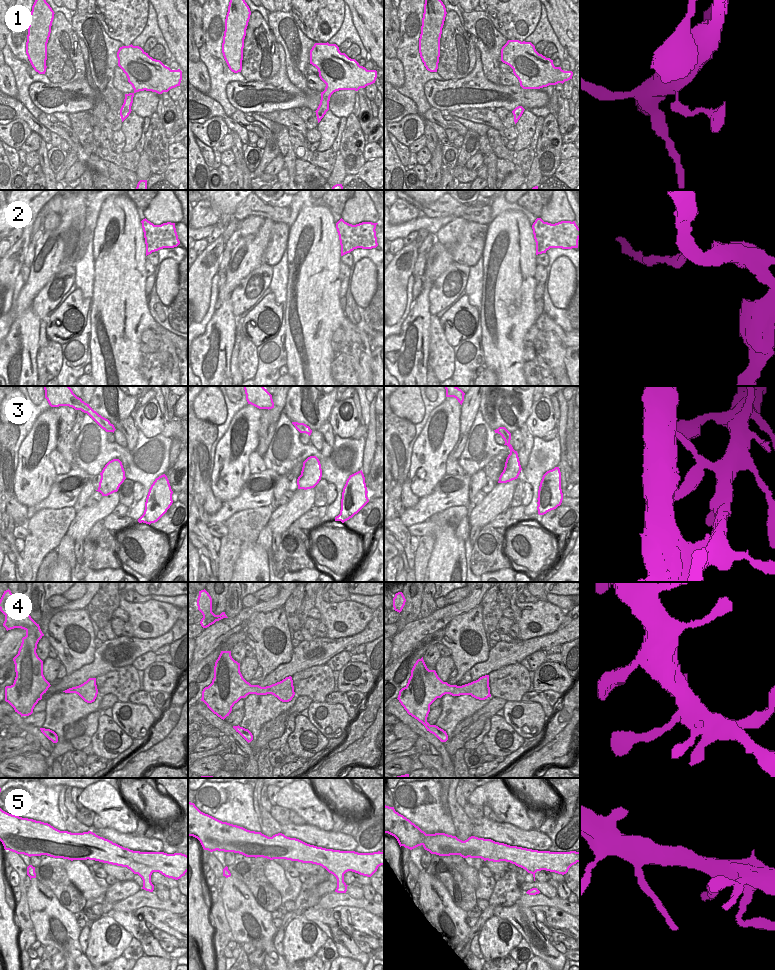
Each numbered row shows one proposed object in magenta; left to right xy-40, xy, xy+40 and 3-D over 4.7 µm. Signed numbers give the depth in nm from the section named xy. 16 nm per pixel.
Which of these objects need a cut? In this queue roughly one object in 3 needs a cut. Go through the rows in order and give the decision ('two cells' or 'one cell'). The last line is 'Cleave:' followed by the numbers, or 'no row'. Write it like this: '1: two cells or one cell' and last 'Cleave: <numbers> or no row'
1: one cell
2: two cells
3: two cells
4: one cell
5: one cell
Cleave: 2, 3

